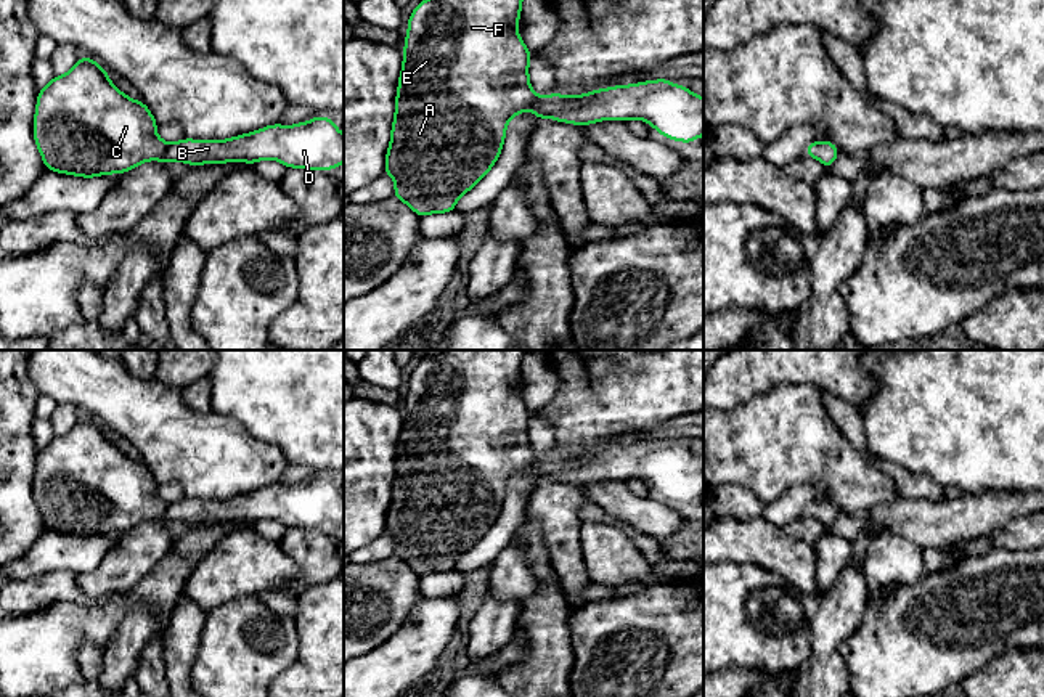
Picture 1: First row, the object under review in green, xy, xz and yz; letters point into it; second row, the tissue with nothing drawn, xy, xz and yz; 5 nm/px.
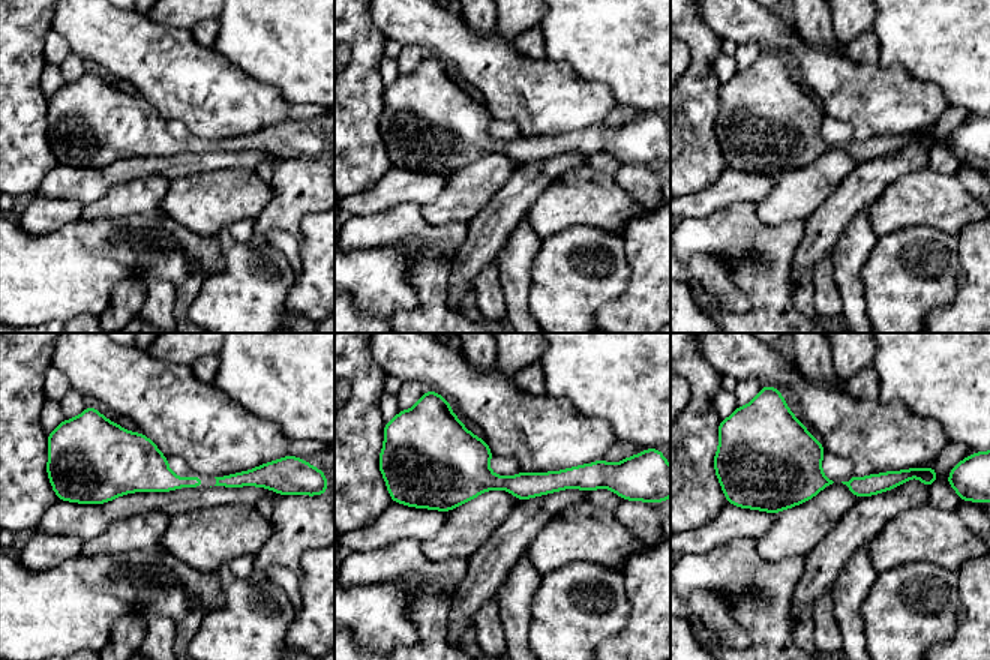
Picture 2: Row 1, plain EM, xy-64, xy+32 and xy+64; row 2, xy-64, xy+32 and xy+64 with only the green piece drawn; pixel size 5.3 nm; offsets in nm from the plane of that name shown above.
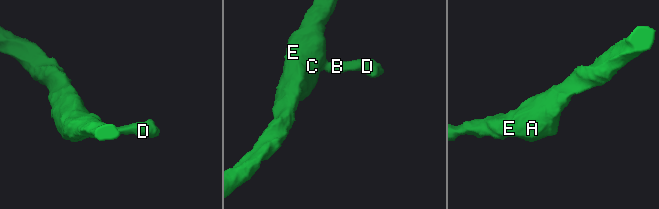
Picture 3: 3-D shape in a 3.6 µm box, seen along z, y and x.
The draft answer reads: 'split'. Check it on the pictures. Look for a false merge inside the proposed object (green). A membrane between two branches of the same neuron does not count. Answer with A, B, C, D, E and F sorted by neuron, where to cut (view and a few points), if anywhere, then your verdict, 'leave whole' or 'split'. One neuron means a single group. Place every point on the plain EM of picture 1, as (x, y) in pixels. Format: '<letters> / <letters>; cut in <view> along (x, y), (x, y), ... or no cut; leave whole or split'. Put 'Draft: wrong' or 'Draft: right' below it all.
A B C D E F; no cut; leave whole
Draft: wrong

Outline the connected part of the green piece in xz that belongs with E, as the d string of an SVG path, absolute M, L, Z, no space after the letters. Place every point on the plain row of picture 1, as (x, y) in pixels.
M442 350L424 358L408 377L403 426L395 458L390 506L385 514L384 532L395 541L394 556L414 573L453 572L459 556L474 548L493 527L501 514L508 480L524 471L533 471L536 479L551 477L557 482L588 485L597 480L642 479L660 495L691 503L703 495L703 458L692 450L675 445L668 438L647 440L633 445L617 445L578 456L538 456L528 438L532 413L517 393L522 376L520 365L527 350Z

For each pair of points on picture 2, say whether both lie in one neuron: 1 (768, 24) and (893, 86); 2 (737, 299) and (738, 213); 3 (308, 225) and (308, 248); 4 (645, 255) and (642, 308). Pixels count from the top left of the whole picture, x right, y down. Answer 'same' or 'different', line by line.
1: same
2: different
3: same
4: same

